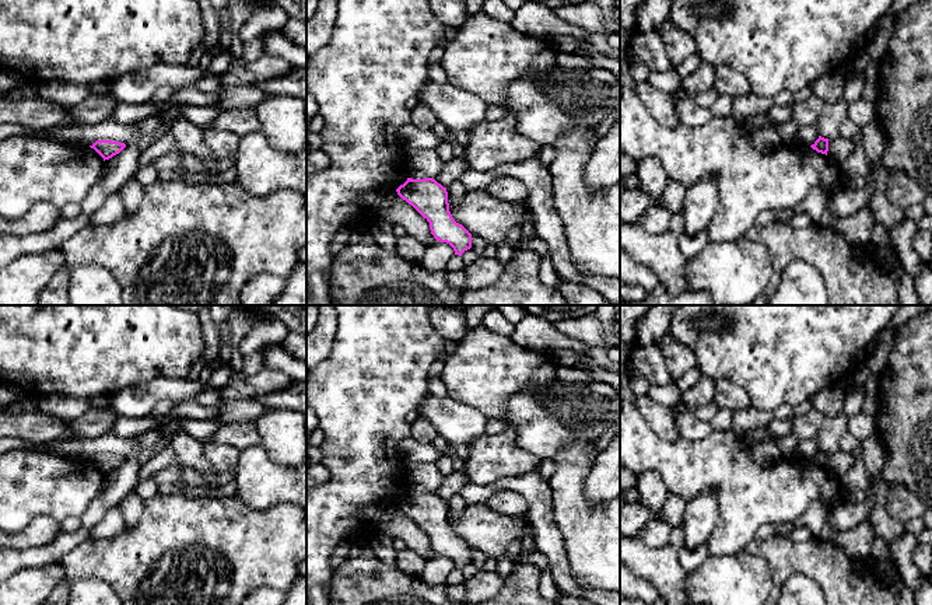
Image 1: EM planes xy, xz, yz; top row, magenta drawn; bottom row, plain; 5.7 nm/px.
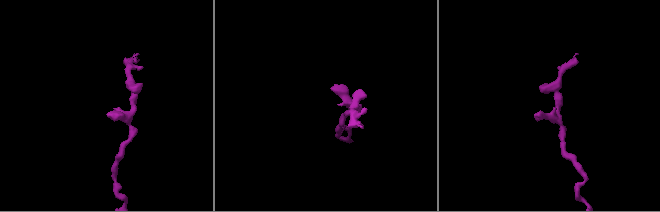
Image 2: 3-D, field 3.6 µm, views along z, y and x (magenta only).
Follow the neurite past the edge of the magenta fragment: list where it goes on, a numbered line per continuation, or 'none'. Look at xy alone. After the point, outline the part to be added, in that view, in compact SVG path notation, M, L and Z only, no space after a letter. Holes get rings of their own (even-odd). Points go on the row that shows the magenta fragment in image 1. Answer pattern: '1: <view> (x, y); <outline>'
none

